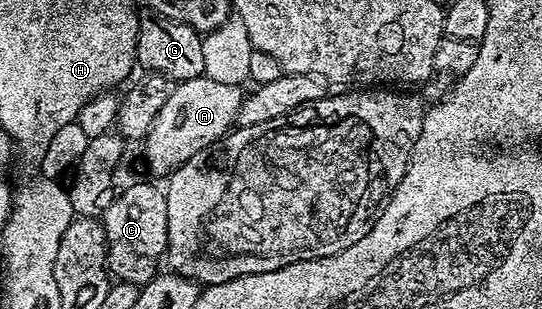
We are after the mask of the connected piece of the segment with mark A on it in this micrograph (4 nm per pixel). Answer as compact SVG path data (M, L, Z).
M200 75L194 79L180 80L174 86L159 117L143 140L145 163L157 175L168 177L179 165L191 161L195 153L207 149L224 139L237 123L243 91L240 86L225 86Z

